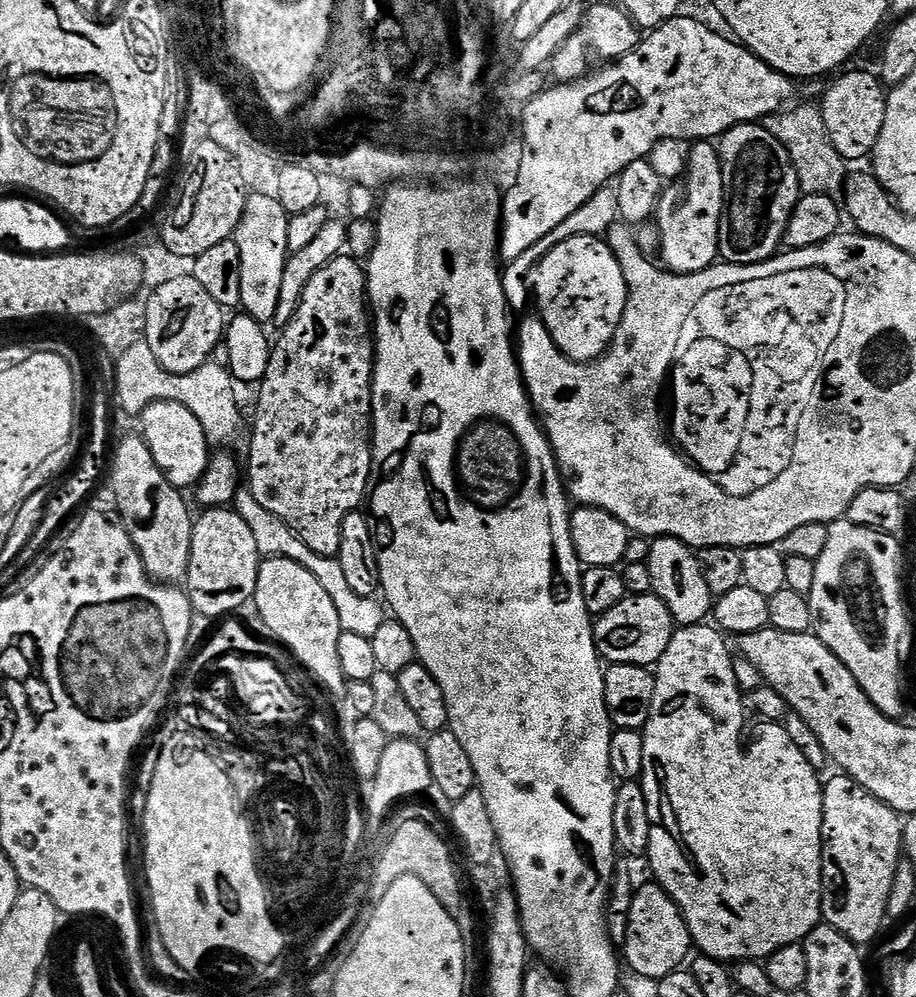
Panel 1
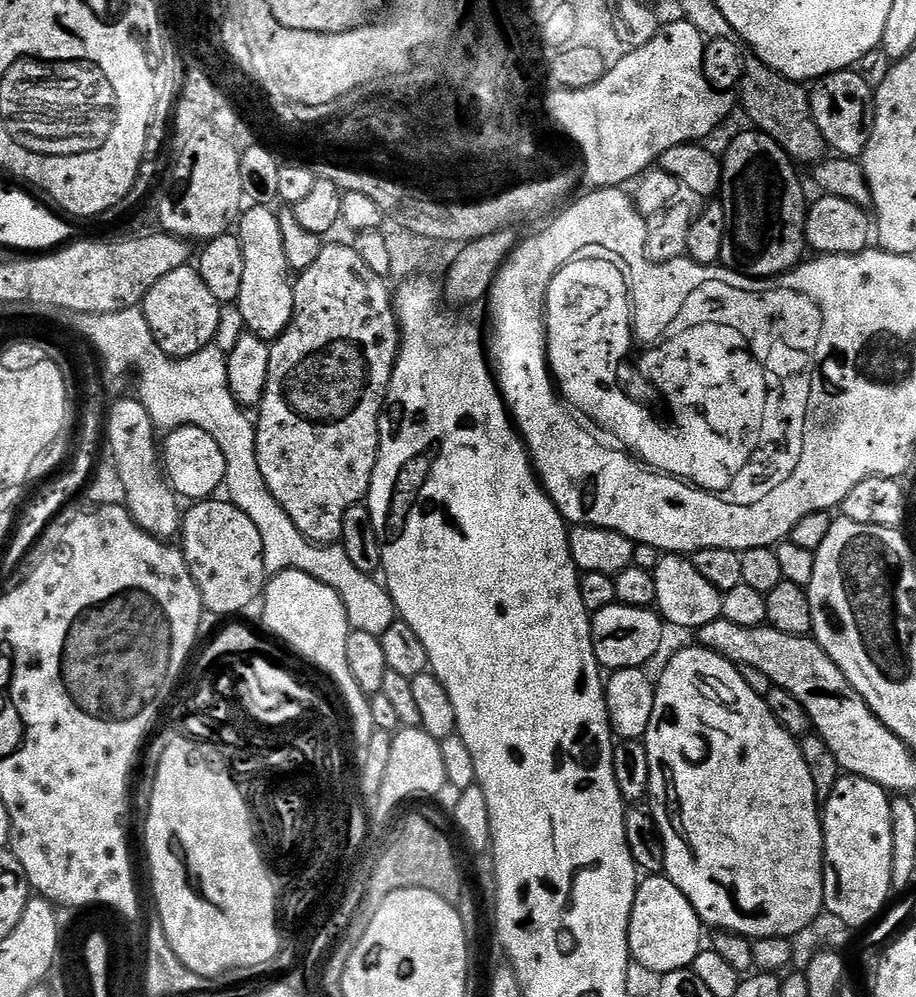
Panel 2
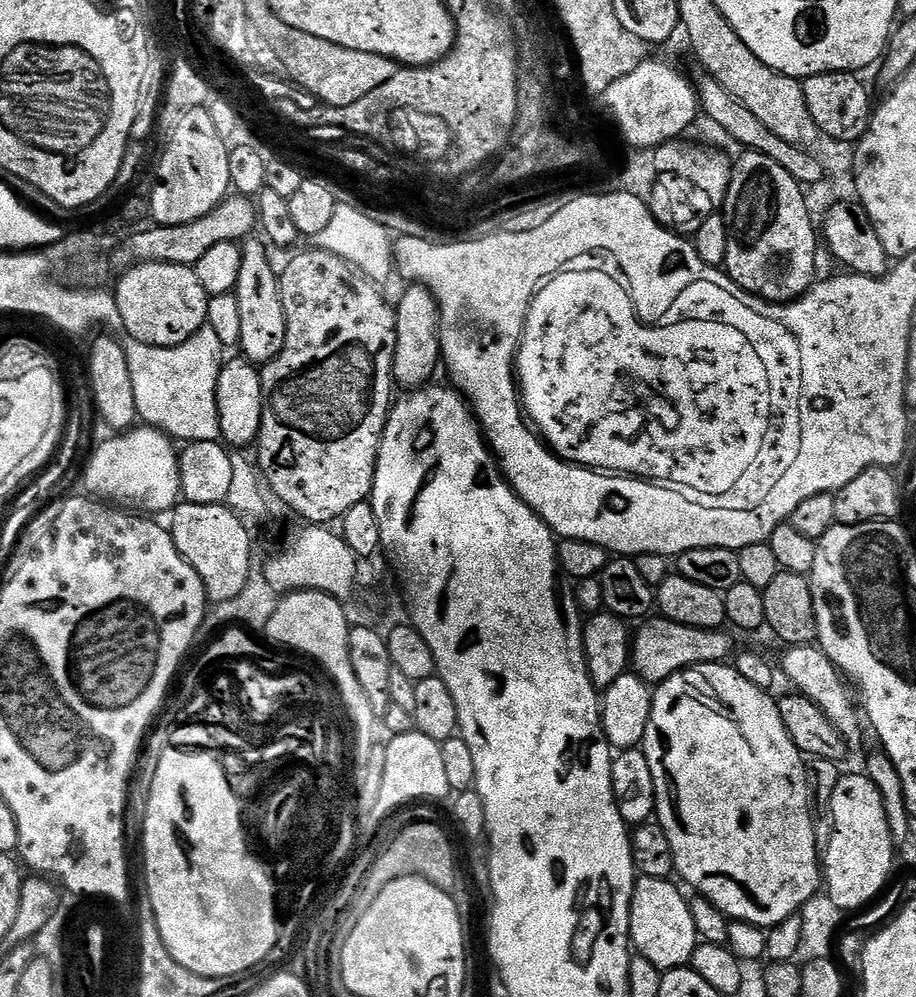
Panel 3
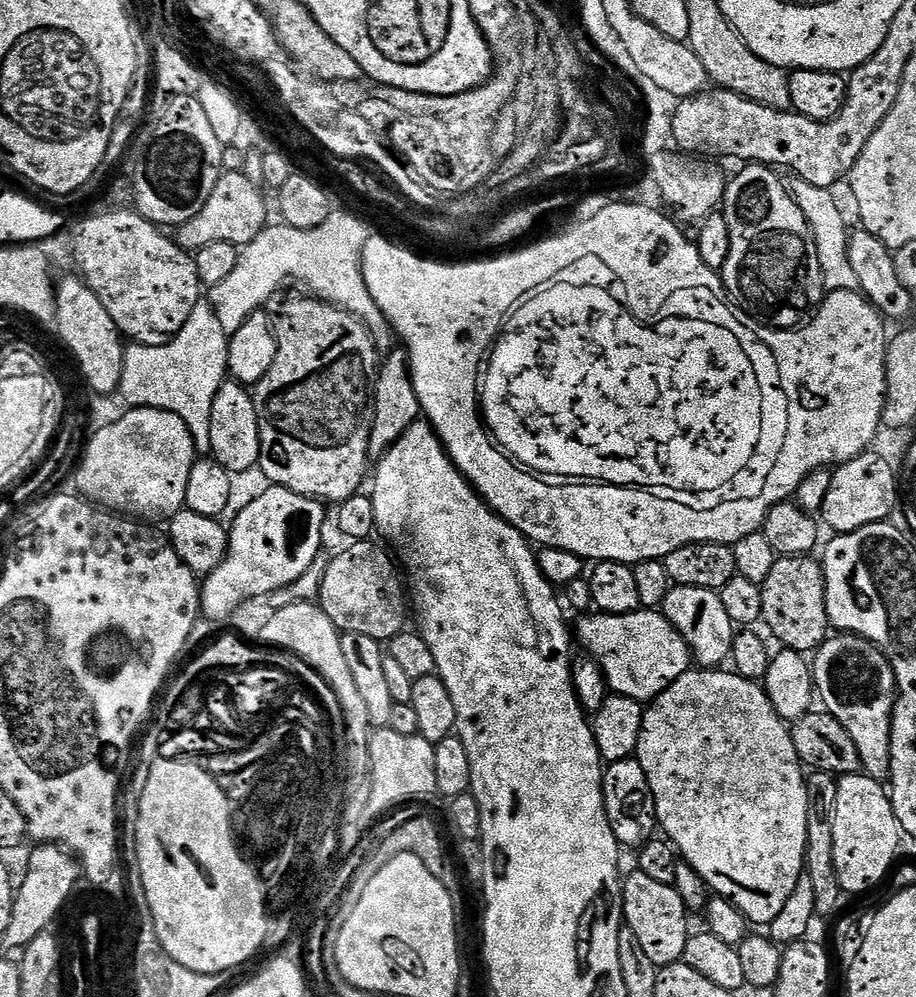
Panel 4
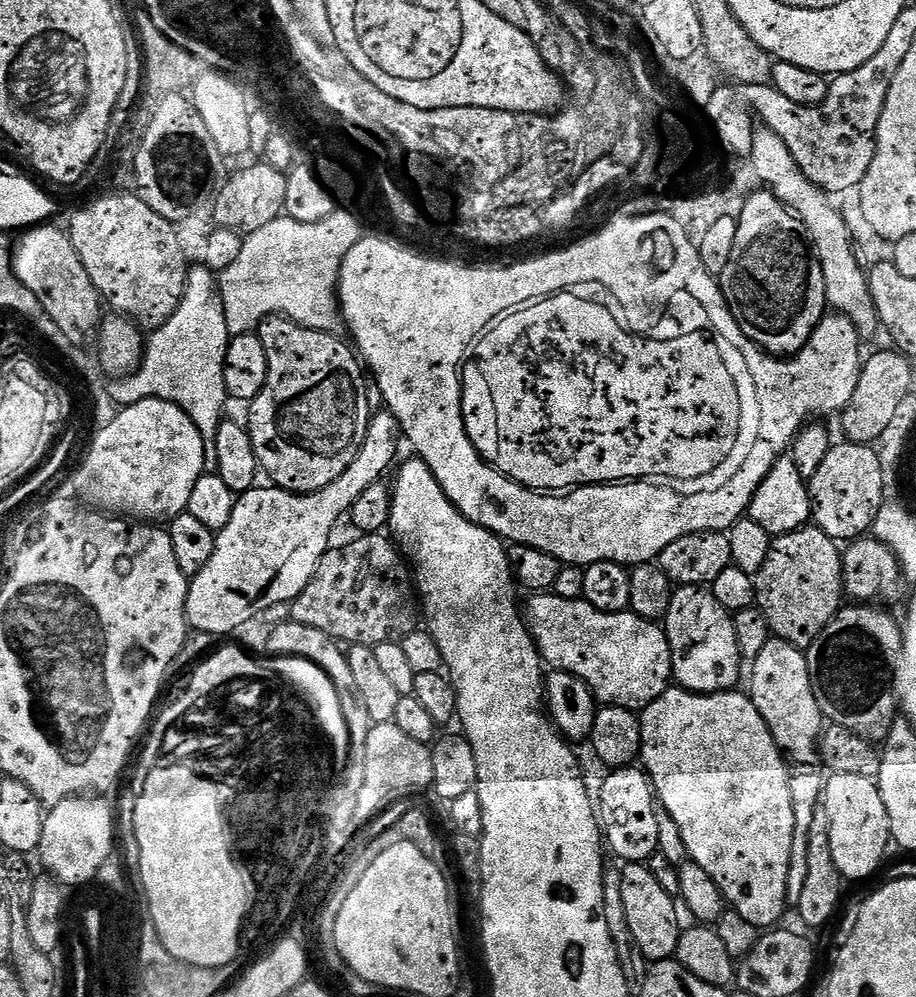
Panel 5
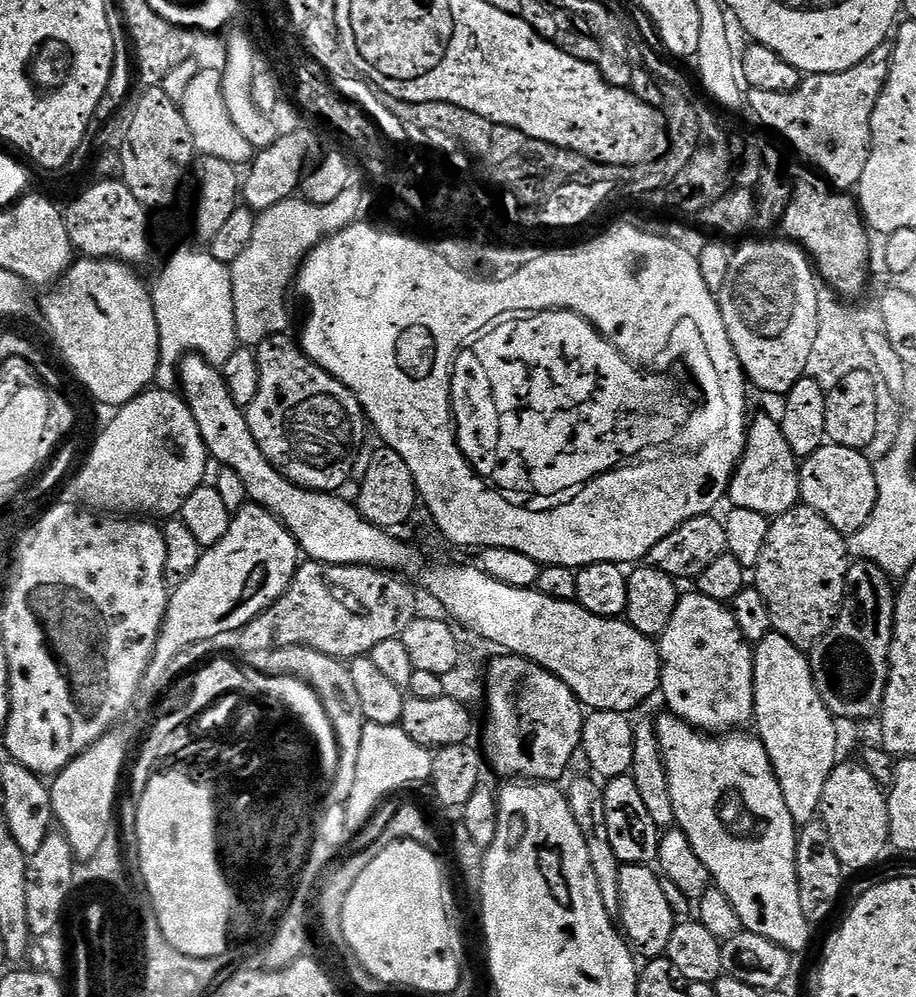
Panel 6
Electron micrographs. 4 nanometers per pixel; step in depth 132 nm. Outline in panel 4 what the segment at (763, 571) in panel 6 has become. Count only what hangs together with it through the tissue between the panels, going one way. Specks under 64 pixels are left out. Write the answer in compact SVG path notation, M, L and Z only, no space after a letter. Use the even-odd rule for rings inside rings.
M782 556L774 562L762 590L763 623L781 640L785 649L805 654L815 653L830 632L826 614L824 565L807 556Z

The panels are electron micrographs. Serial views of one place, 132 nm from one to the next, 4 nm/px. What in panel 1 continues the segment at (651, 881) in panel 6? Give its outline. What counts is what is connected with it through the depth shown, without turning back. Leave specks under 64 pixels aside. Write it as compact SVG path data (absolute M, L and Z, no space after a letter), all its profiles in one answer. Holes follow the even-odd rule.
M651 882L638 890L630 906L628 937L622 945L623 959L626 964L628 959L632 972L637 976L661 981L671 972L677 971L684 959L689 959L688 951L693 951L693 948L692 935L688 932L683 912L659 883Z

